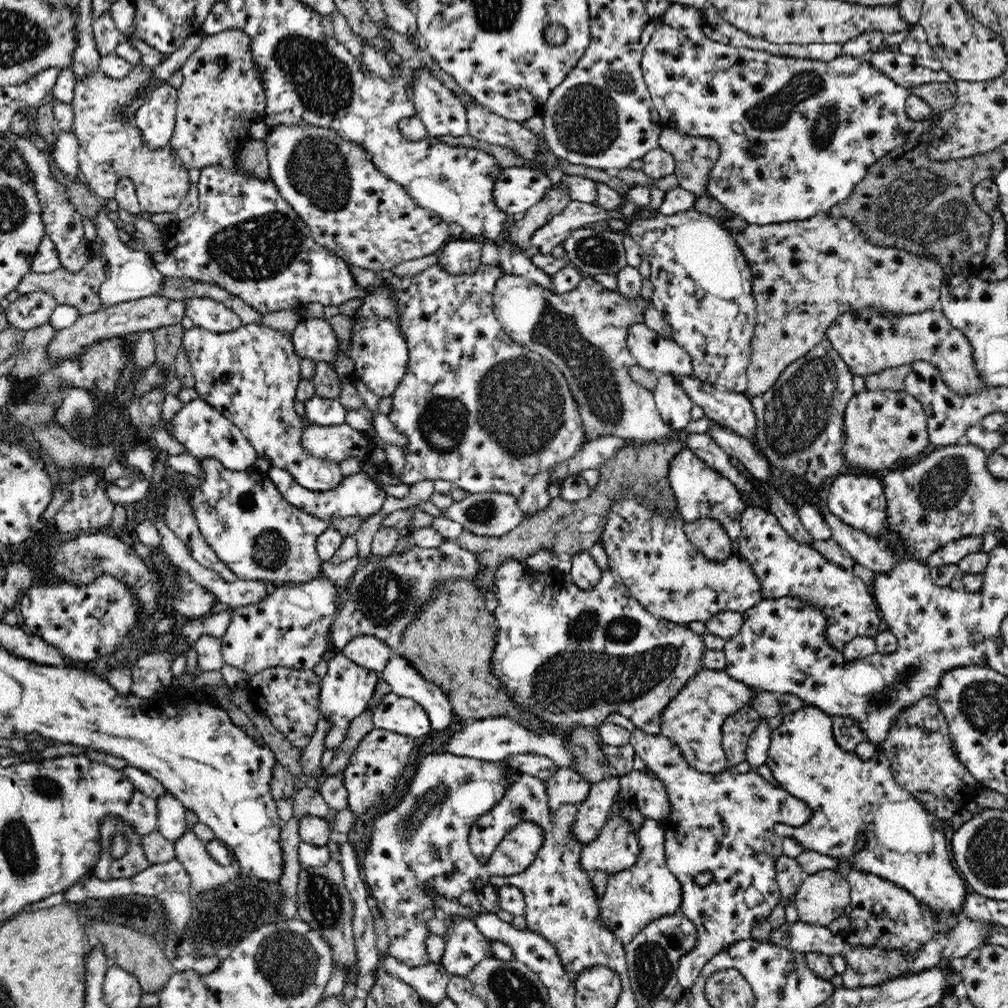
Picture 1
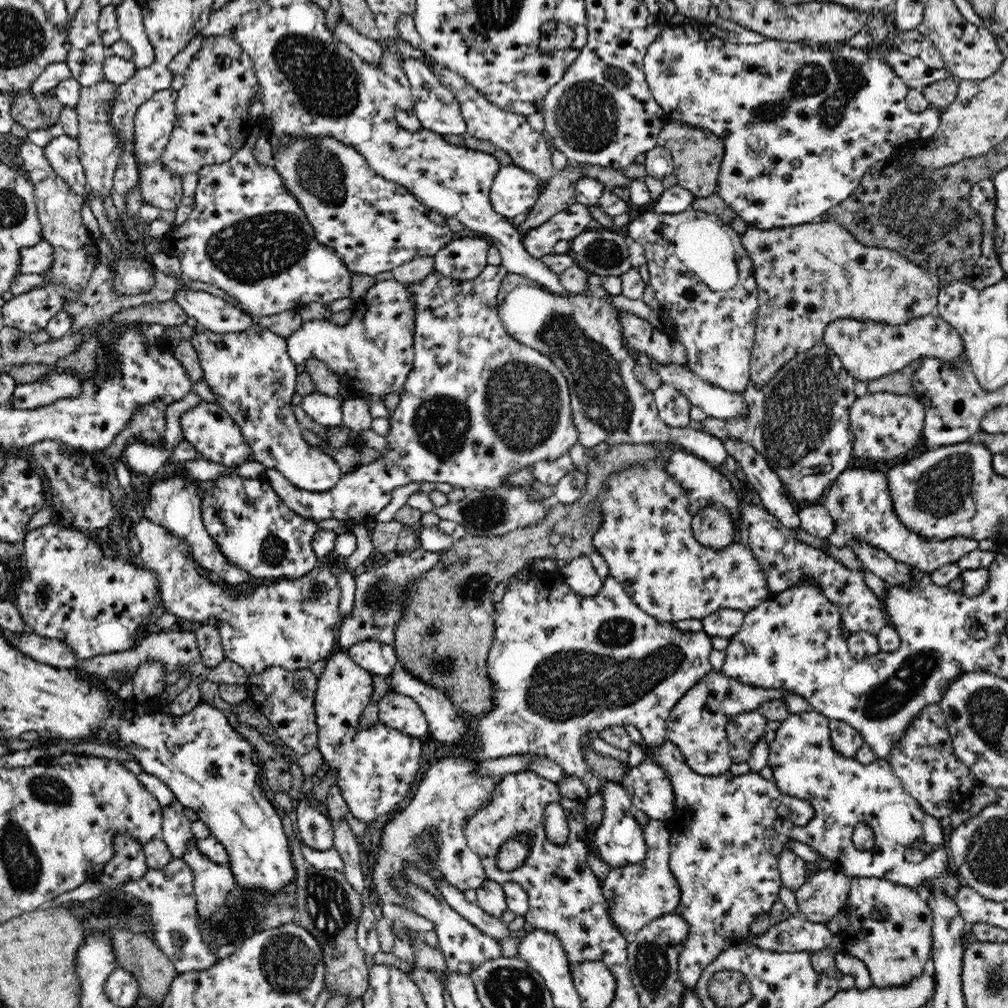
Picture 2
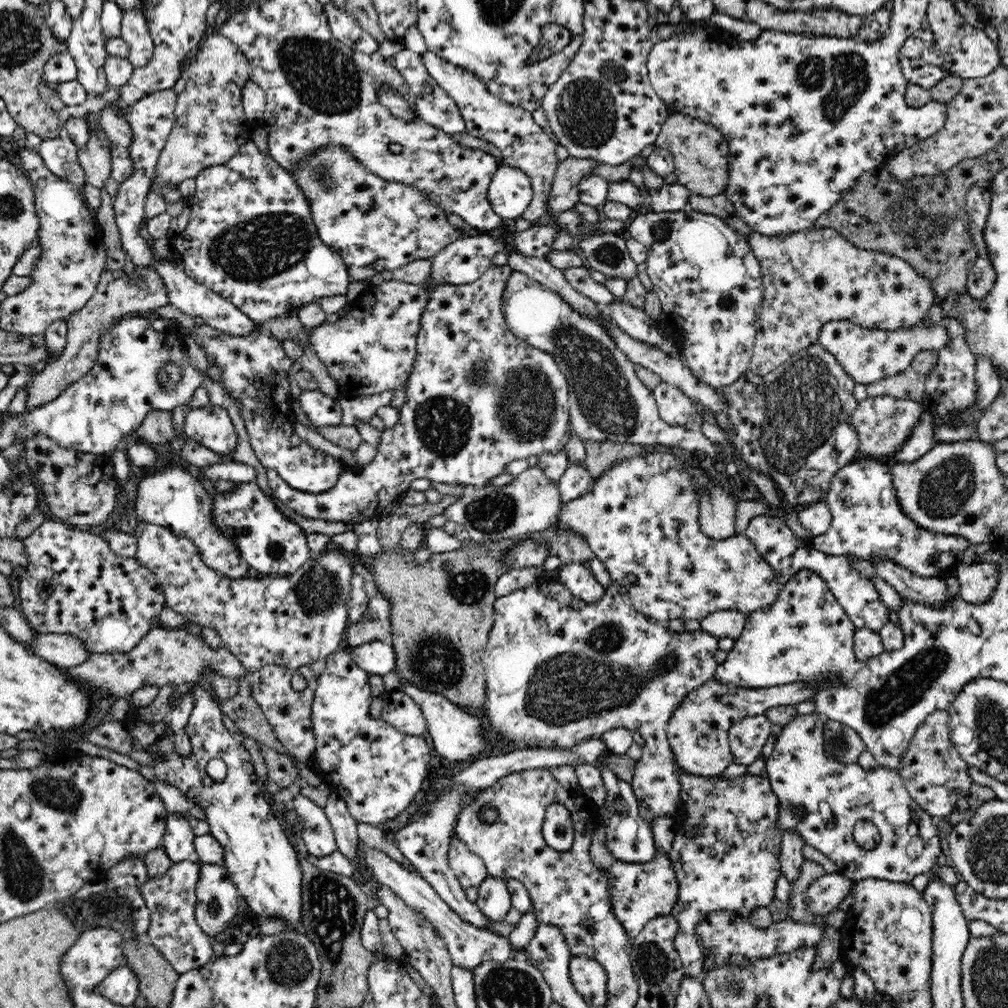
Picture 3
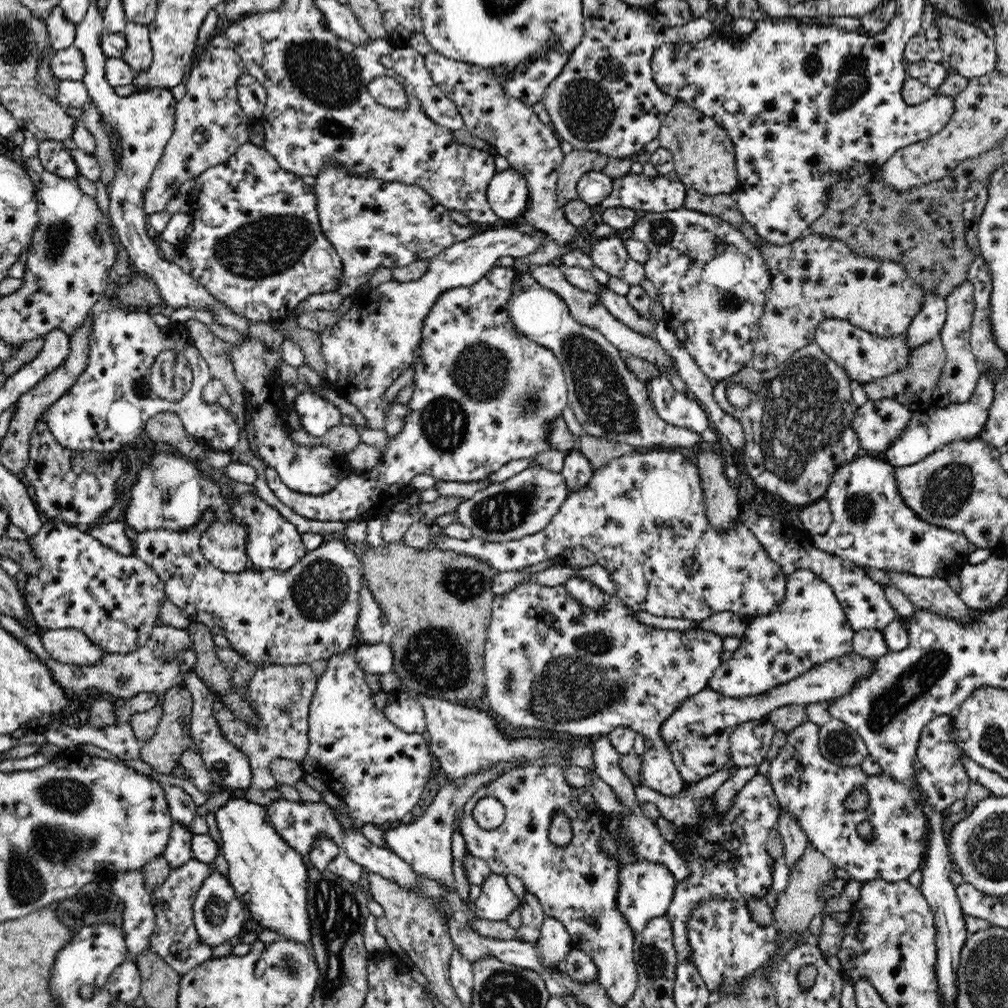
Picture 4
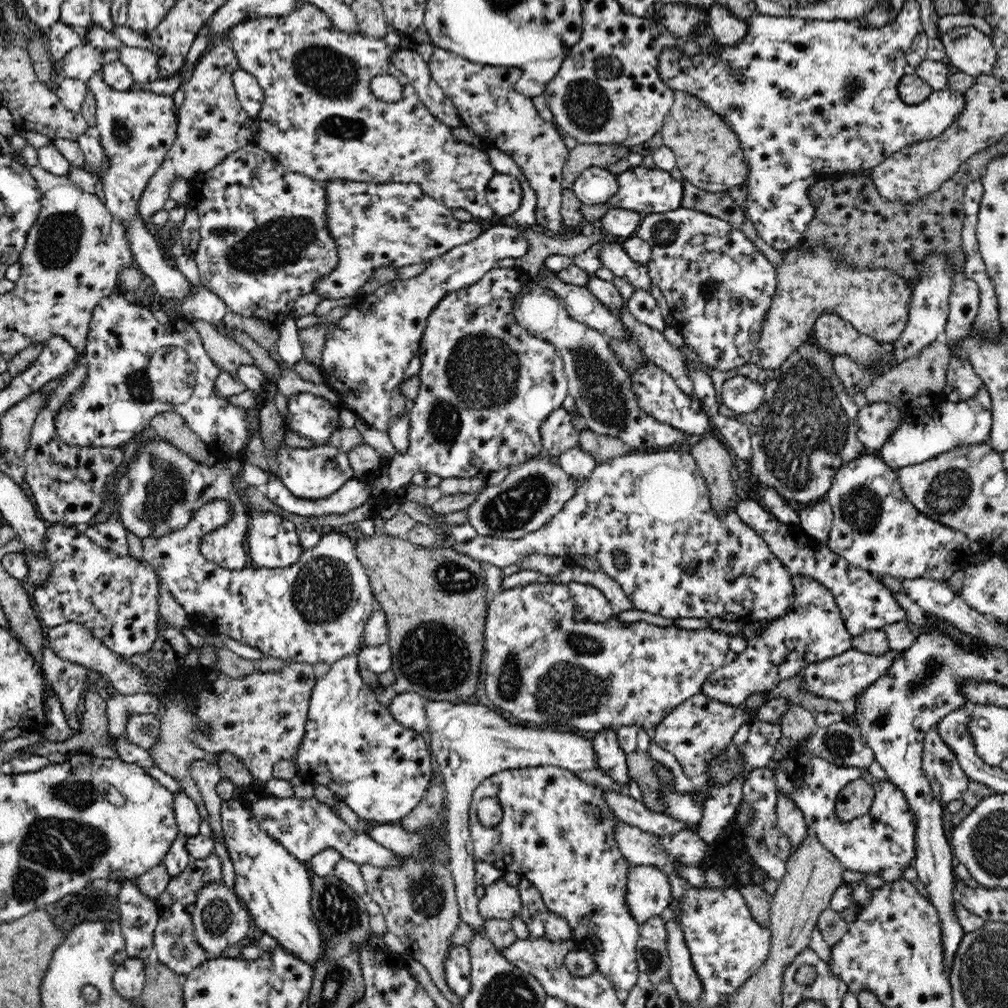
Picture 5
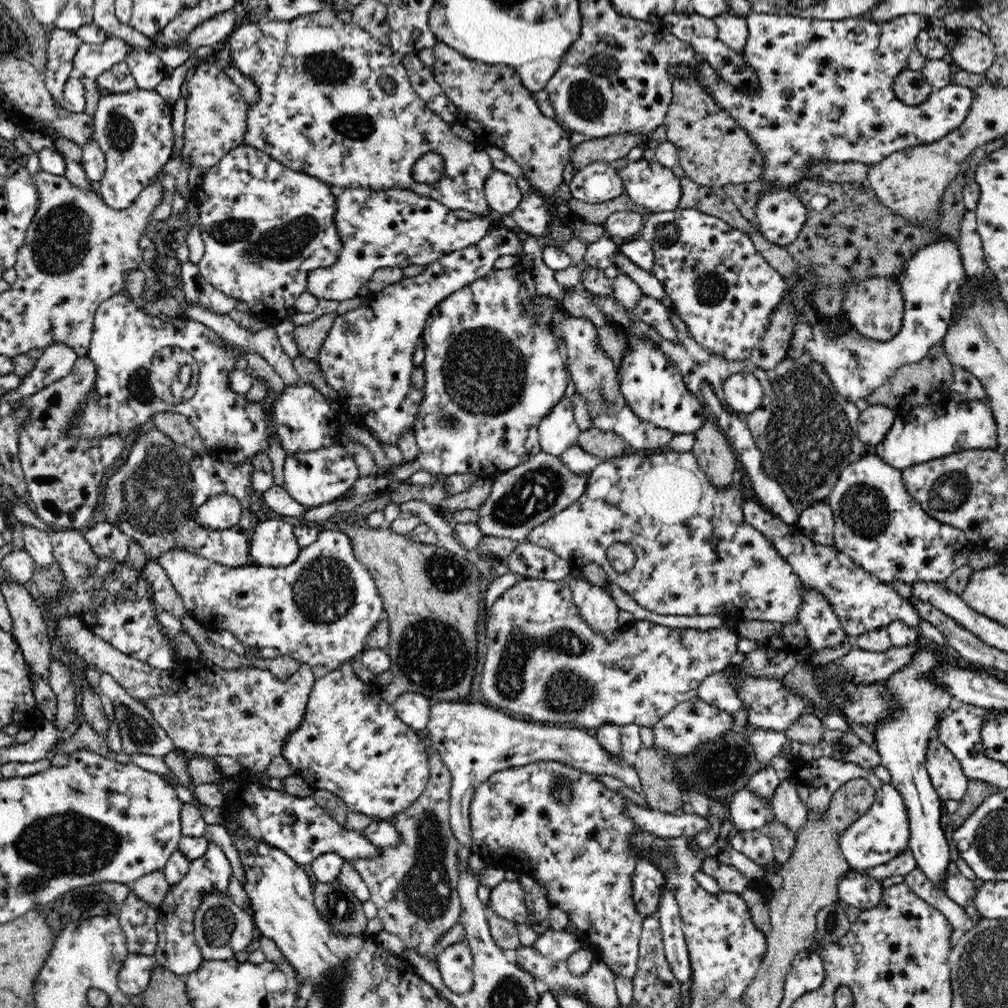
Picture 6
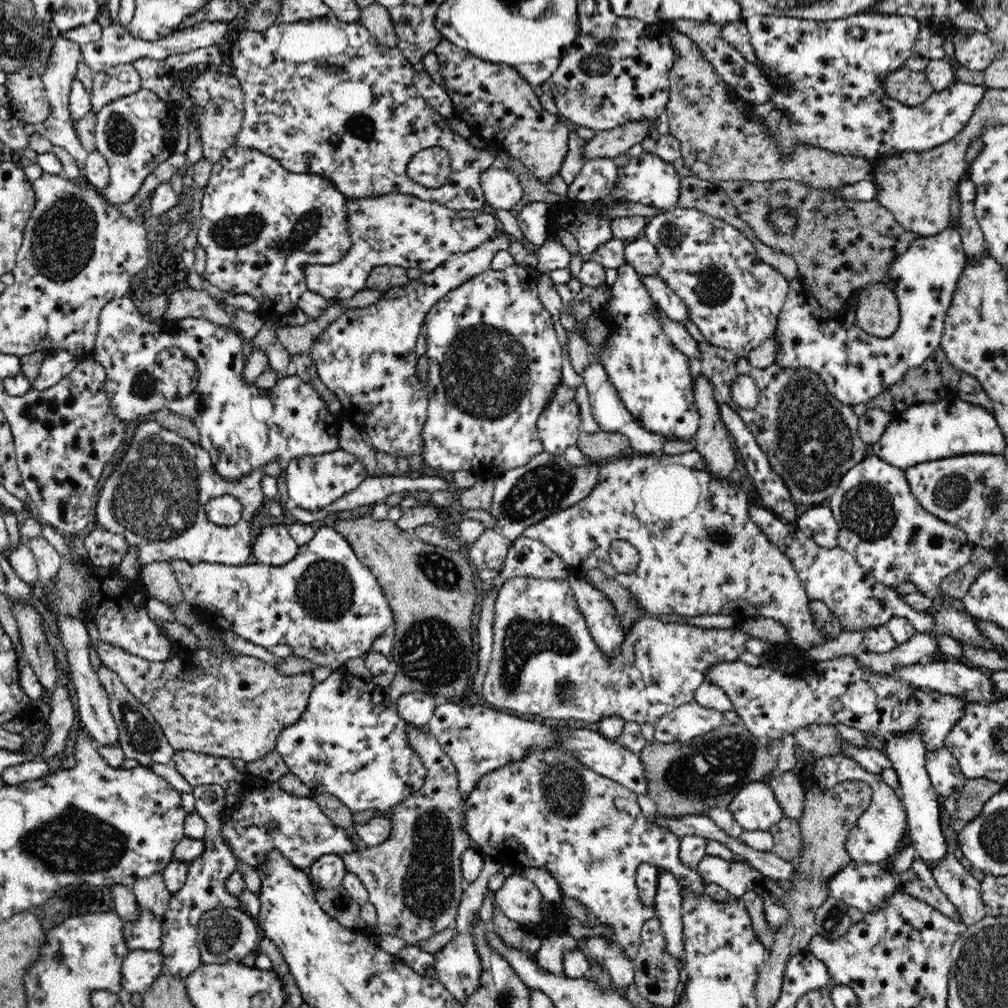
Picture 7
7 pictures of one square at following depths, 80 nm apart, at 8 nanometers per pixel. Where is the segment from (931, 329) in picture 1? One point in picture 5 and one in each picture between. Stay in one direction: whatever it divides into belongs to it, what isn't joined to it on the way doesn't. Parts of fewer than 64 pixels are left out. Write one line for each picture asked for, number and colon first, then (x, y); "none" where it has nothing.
2: (868, 350)
3: (867, 355)
4: (865, 356)
5: (832, 333)

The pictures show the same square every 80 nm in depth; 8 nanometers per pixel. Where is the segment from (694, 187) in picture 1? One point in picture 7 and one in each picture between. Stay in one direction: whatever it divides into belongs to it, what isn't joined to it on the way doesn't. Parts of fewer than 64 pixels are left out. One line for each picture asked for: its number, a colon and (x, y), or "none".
2: (697, 153)
3: (700, 151)
4: (703, 152)
5: (710, 156)
6: (714, 151)
7: (720, 139)

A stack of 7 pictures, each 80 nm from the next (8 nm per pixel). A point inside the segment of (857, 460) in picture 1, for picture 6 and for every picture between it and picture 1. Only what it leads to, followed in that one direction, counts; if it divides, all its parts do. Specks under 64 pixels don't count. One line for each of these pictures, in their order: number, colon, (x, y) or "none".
2: (886, 426)
3: (883, 423)
4: (877, 424)
5: (875, 422)
6: (874, 422)

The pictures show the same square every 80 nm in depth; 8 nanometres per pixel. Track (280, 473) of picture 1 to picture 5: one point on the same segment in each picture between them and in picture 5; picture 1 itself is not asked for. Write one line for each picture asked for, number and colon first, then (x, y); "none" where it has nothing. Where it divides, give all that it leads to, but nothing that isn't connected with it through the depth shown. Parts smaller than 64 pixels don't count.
2: (477, 405)
3: (478, 397)
4: (484, 394)
5: (488, 384)

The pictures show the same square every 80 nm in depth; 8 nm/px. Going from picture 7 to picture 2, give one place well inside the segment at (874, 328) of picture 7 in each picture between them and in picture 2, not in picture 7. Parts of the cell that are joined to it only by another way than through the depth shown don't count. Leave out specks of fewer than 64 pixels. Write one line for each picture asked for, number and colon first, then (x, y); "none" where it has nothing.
2: (810, 275)
3: (814, 276)
4: (814, 278)
5: (876, 301)
6: (875, 307)

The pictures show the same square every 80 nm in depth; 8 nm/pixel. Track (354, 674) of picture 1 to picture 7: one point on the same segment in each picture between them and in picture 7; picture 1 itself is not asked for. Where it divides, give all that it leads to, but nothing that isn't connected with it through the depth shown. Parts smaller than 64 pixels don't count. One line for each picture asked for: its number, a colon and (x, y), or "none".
2: (376, 766)
3: (376, 770)
4: (380, 772)
5: (352, 744)
6: (351, 742)
7: (350, 743)

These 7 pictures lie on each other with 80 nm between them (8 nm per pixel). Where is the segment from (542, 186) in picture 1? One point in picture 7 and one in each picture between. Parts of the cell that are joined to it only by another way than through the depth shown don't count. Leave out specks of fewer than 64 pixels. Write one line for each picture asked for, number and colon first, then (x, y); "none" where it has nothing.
2: (514, 191)
3: (510, 192)
4: (508, 192)
5: (503, 193)
6: (502, 195)
7: (502, 189)

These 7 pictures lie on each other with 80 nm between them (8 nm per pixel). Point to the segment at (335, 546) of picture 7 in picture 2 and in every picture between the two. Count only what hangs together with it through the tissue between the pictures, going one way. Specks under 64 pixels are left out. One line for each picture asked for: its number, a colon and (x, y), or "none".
2: (291, 623)
3: (292, 620)
4: (309, 612)
5: (315, 611)
6: (320, 610)

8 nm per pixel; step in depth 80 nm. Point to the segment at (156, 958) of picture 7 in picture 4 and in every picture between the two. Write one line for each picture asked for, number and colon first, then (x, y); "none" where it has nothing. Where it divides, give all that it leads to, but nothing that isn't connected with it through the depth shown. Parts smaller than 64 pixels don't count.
4: (124, 984)
5: (129, 979)
6: (135, 973)

